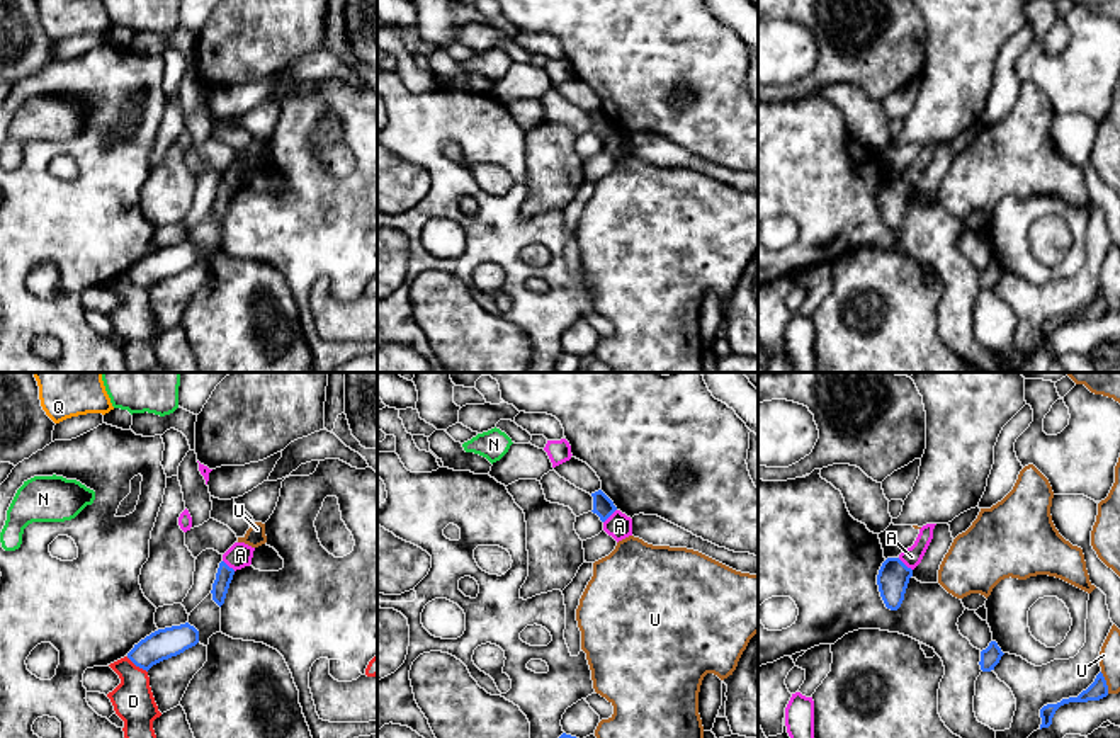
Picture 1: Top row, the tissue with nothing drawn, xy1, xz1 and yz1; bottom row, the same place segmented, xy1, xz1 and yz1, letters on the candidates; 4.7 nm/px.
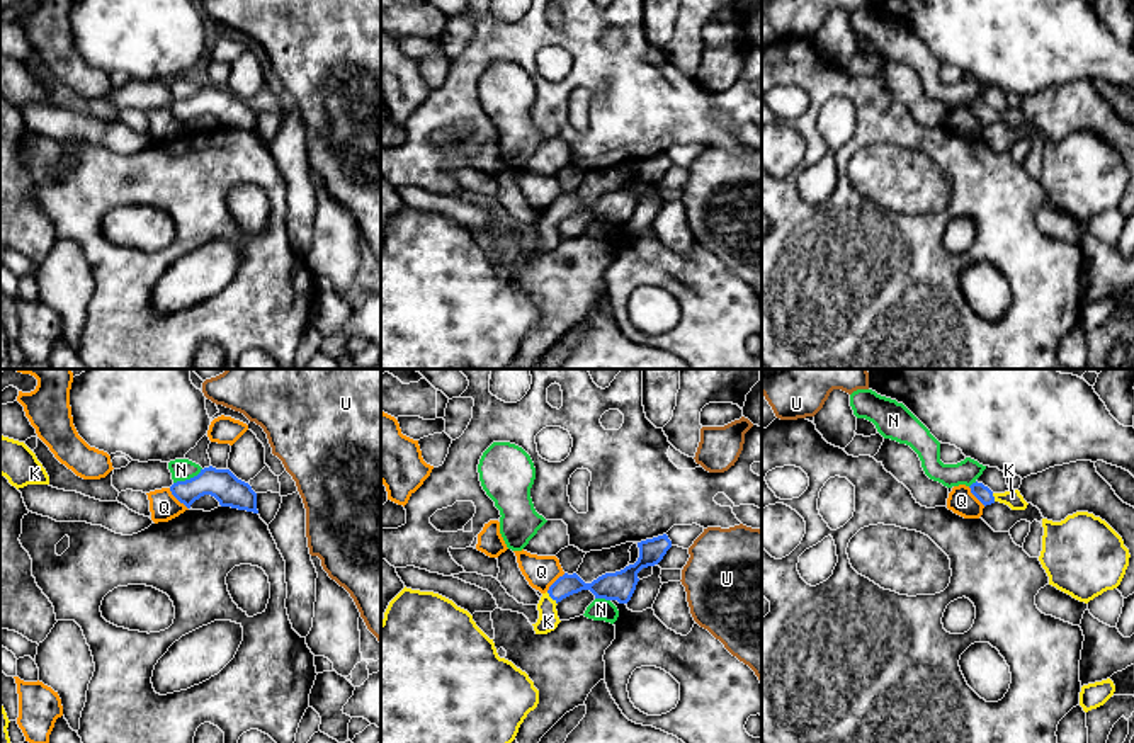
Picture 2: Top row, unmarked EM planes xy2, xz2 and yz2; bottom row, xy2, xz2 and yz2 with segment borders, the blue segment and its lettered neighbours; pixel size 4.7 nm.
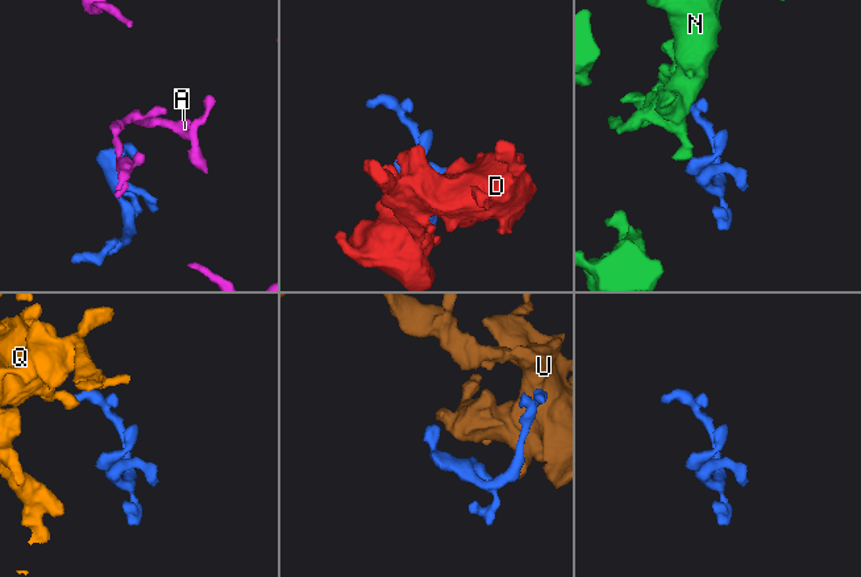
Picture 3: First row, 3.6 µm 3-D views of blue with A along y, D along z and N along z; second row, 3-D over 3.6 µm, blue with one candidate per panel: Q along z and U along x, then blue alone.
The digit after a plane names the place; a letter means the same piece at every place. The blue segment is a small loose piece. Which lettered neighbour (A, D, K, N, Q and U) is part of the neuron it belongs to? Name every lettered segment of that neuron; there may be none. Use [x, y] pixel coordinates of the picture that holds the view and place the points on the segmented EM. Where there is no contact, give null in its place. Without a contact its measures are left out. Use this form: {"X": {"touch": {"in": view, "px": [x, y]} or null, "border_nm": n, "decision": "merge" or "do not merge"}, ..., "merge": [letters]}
{"A": {"touch": {"in": "yz1", "px": [903, 563]}, "border_nm": 90, "decision": "do not merge"}, "D": {"touch": {"in": "xy1", "px": [136, 665]}, "border_nm": 130, "decision": "do not merge"}, "K": {"touch": {"in": "xz2", "px": [551, 597]}, "border_nm": 80, "decision": "merge"}, "N": {"touch": {"in": "xy2", "px": [187, 480]}, "border_nm": 150, "decision": "do not merge"}, "Q": {"touch": {"in": "xy2", "px": [177, 499]}, "border_nm": 140, "decision": "do not merge"}, "U": {"touch": {"in": "yz1", "px": [1105, 682]}, "border_nm": 110, "decision": "do not merge"}, "merge": ["K"]}

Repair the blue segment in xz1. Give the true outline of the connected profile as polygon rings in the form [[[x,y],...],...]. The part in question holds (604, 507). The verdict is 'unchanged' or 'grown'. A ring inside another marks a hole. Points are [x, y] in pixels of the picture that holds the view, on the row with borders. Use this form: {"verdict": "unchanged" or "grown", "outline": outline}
{"verdict": "unchanged", "outline": [[[602,490],[591,493],[591,497],[593,497],[591,512],[597,514],[602,522],[605,522],[617,510],[617,507]]]}

